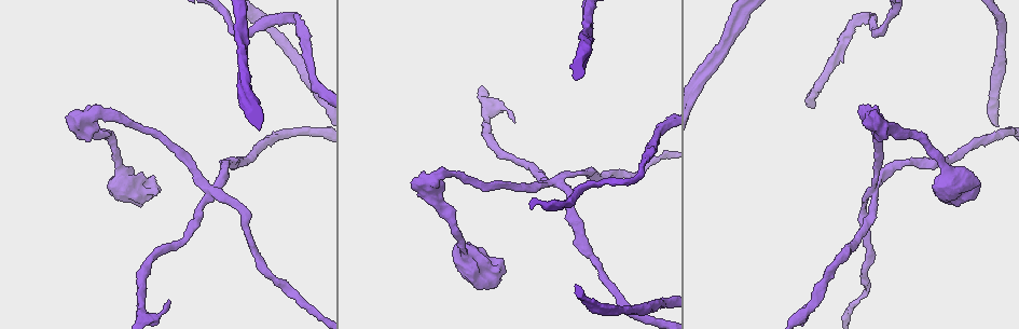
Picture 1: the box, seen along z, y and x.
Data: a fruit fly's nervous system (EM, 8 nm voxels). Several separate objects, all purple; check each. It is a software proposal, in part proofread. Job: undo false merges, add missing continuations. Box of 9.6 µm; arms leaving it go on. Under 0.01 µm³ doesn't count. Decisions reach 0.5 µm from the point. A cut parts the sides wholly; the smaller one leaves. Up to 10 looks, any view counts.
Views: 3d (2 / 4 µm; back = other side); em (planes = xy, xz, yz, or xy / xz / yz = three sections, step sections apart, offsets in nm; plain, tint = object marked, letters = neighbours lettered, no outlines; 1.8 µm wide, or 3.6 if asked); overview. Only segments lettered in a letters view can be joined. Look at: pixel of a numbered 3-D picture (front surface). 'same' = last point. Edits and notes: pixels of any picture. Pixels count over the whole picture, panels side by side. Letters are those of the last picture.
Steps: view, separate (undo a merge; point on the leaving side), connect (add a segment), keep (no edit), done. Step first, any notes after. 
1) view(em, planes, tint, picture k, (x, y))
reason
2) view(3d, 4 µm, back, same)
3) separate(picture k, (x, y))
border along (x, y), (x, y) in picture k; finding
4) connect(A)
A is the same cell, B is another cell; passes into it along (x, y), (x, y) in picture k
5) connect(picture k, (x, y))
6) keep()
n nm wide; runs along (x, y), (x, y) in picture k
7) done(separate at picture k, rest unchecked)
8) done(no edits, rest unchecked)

view(3d, 4 µm, picture 1, (151, 188))
sudden change in width

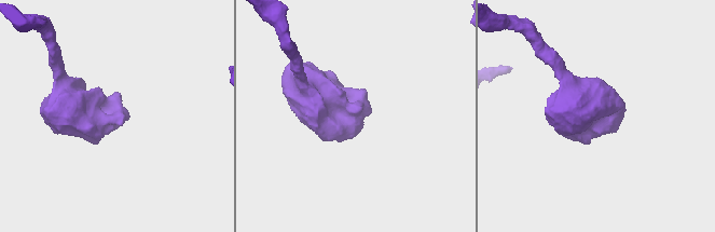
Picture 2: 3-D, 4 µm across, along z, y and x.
view(em, planes, plain, picture 2, (115, 115))

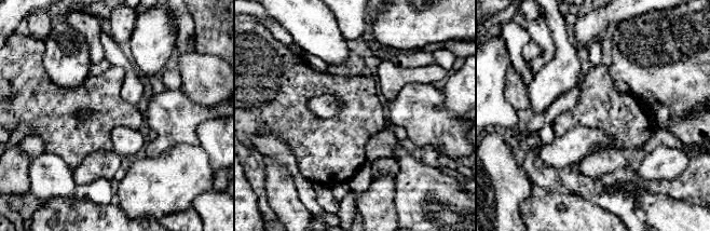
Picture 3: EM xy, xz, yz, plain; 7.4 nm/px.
view(em, planes, letters, same)

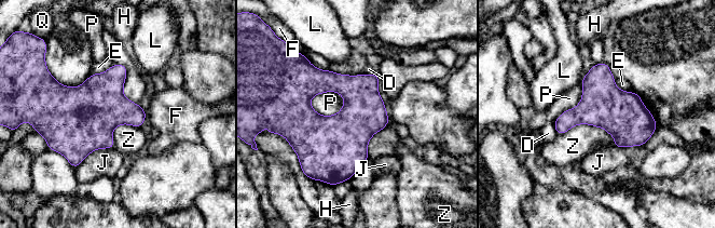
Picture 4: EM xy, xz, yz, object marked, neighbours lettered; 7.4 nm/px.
keep()
D, E, F, H, J, L, P, Q and Z are other cells; border along (558, 135), (591, 124), (615, 142) in picture 4; one neuron here

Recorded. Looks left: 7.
view(em, planes, tint, picture 1, (87, 127))
abrupt turn

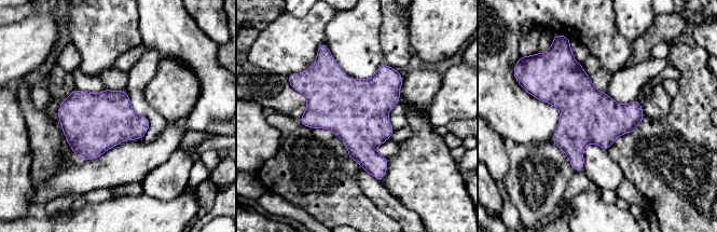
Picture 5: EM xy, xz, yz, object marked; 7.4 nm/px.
view(em, planes, letters, same)
see the neighbours

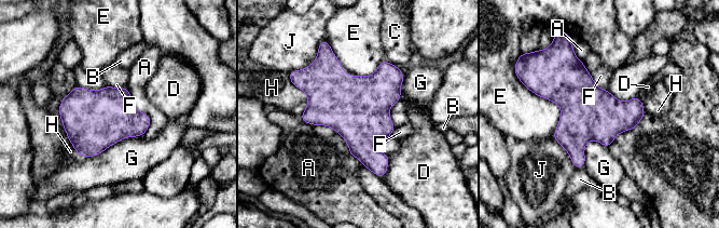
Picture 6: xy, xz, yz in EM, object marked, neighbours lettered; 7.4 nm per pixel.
keep()
A, B, C, D, E, F, G, H and J are other cells; border along (127, 86), (150, 118), (144, 134) in picture 6; continuous, no second neuron

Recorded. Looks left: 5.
view(3d, 2 µm, picture 1, (874, 189))
looks like a crossing

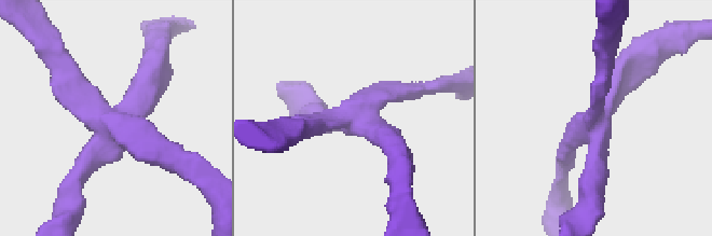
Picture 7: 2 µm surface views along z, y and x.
view(em, planes, tint, picture 7, (592, 125))
4 arms; shape alone is not enough

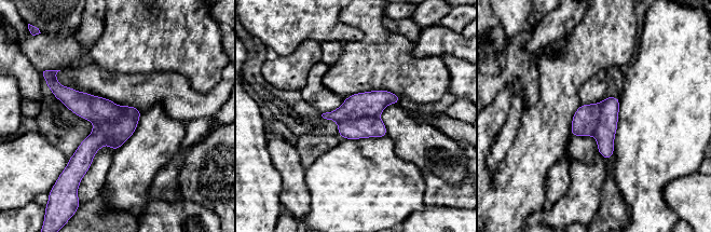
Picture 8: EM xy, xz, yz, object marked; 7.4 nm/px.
view(em, planes, letters, same)
see the neighbours

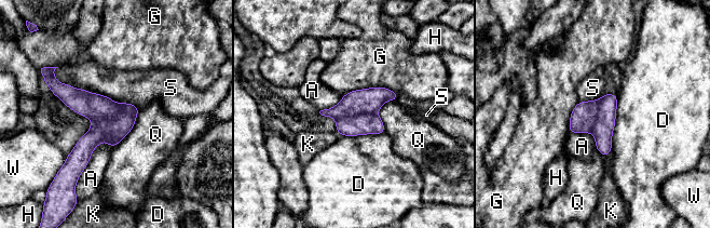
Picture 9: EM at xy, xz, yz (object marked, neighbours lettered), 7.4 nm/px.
separate(picture 9, (366, 123))
260 nm wide; A, D, G, H, K, Q, S and W are other cells; the part that leaves runs along (135, 109), (71, 165) in picture 9; a second neuron is stuck on

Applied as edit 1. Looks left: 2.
done(separate at picture 9, rest unchecked)

